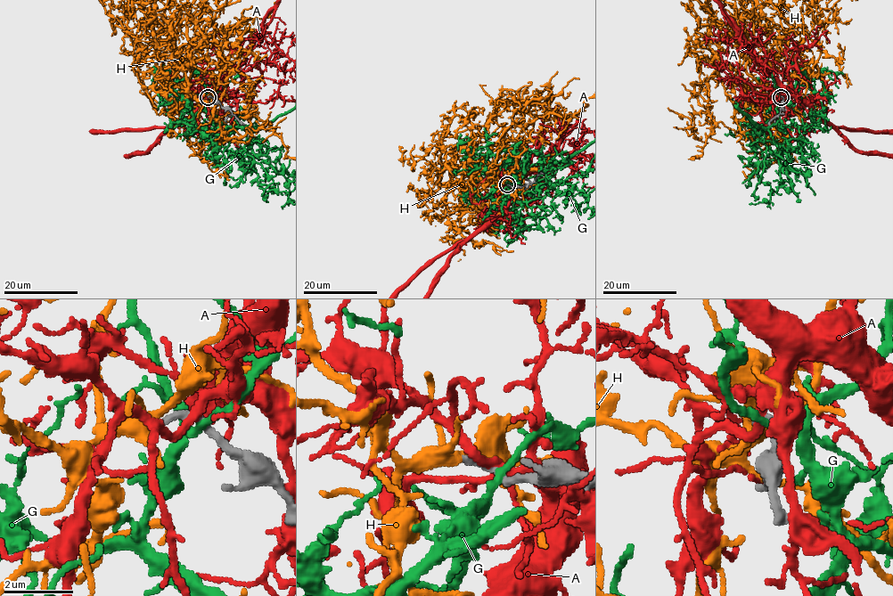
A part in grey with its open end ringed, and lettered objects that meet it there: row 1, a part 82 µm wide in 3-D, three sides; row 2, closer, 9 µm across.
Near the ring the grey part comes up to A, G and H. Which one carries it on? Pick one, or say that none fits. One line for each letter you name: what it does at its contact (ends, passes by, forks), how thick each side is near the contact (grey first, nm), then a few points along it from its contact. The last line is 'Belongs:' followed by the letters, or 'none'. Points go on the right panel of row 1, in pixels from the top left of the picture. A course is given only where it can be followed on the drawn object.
H: it forks; calibres 240 and 320 nm
Belongs: H

